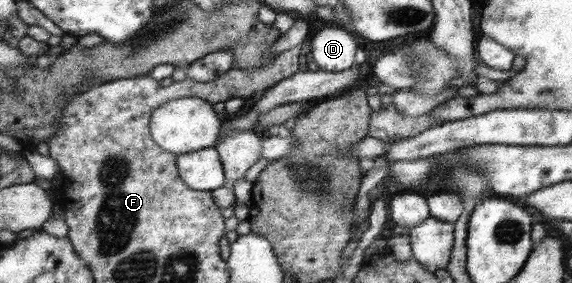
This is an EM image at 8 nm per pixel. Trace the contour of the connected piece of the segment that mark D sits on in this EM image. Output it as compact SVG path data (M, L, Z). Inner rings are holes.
M341 25L325 26L311 34L310 55L322 71L341 72L356 65L356 48L351 30Z

